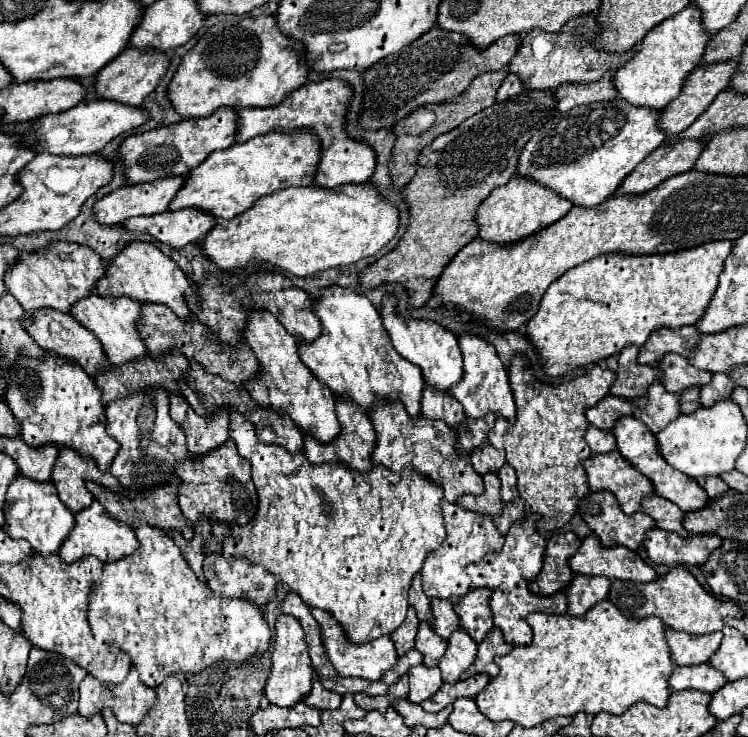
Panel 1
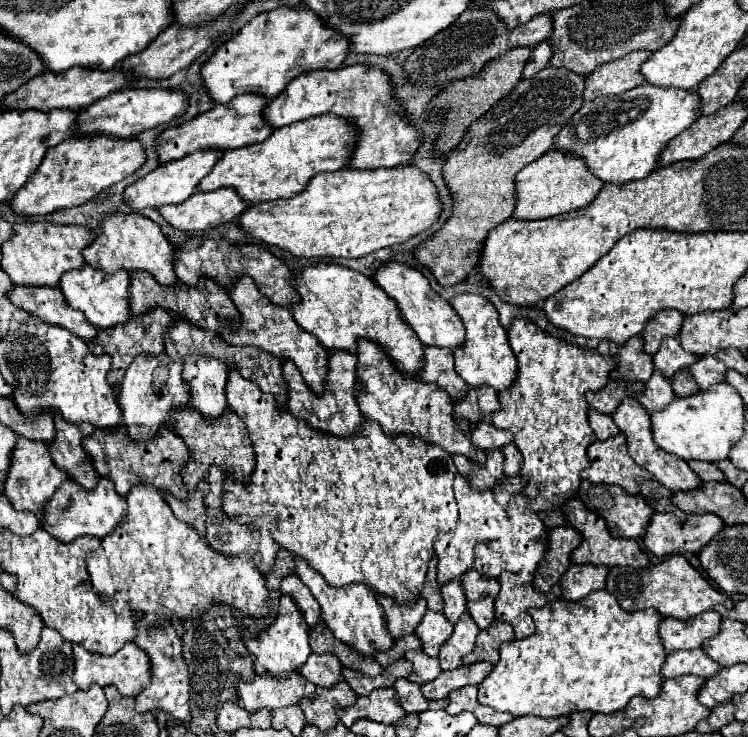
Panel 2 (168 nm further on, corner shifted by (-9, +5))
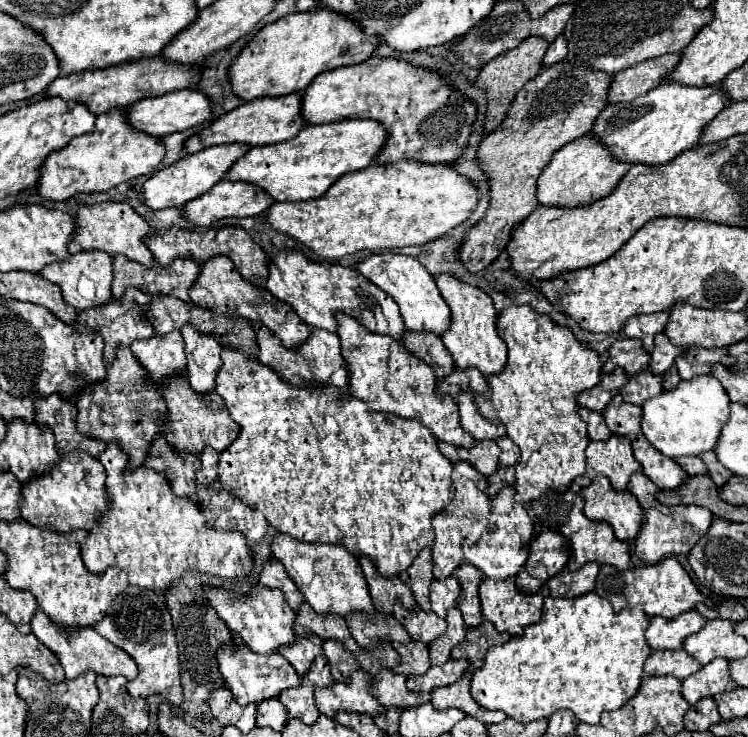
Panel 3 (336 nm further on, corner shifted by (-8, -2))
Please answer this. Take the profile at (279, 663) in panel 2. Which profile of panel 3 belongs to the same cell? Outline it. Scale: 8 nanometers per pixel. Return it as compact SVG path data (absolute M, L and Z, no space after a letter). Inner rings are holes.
M204 585L204 597L216 609L220 619L224 619L224 623L234 633L234 637L238 641L246 643L254 653L272 655L278 651L280 645L290 645L296 639L294 629L292 629L296 613L284 601L284 593L278 589L268 589L262 585L256 585L256 587L252 587L250 593L242 595L242 593L224 589L224 587Z

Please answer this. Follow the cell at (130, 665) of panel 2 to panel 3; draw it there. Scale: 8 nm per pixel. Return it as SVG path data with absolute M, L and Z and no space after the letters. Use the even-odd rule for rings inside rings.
M36 609L36 613L32 615L30 627L32 627L32 633L58 657L60 665L66 671L66 677L78 677L80 673L84 673L88 669L98 675L124 675L126 679L134 679L138 675L138 665L134 663L134 659L120 647L116 647L110 641L106 641L104 637L100 637L94 629L76 629L76 633L72 633L72 637L64 637L64 633L60 633L56 629L56 625L52 625L52 621L48 621L48 617L44 617L44 613L40 613L40 609Z

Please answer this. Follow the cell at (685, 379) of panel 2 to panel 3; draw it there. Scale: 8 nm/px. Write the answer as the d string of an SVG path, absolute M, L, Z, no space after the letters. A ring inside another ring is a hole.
M672 365L672 369L668 369L668 373L662 375L662 387L674 389L678 383L680 383L680 375L678 375L678 369Z

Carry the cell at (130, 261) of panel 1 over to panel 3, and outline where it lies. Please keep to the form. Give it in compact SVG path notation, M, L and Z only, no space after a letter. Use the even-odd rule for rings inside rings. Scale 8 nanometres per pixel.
M106 201L100 205L78 205L78 215L76 215L74 225L76 225L76 237L72 237L72 241L68 245L70 253L80 253L80 251L88 251L88 249L102 249L110 255L124 253L128 259L132 259L144 267L152 267L156 263L144 243L144 237L150 233L150 227L126 203L122 205L122 203Z

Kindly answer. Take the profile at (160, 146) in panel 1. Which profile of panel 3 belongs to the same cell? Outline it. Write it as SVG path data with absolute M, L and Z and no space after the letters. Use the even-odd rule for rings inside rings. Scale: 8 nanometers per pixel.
M290 93L284 97L262 97L262 99L248 101L230 113L220 115L198 135L192 135L186 141L186 153L198 153L206 147L222 145L222 143L248 143L252 147L282 143L282 141L292 139L304 127L306 127L306 121L302 119L302 95L300 93Z

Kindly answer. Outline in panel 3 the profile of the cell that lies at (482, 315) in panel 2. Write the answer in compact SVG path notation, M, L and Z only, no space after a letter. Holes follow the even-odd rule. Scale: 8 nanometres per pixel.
M440 273L434 279L436 279L436 285L438 285L444 301L448 303L450 315L452 315L450 327L444 331L442 341L444 341L446 349L450 351L454 365L460 369L476 367L486 377L500 373L506 365L506 345L496 331L496 315L498 313L494 309L490 295L474 285L468 285L460 279L456 279L450 273Z

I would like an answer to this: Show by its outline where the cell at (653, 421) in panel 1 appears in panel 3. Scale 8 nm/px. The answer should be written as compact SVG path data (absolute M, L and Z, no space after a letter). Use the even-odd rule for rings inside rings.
M644 369L632 377L628 377L628 383L620 389L626 403L642 405L646 399L658 395L662 391L662 377L654 375L650 369Z

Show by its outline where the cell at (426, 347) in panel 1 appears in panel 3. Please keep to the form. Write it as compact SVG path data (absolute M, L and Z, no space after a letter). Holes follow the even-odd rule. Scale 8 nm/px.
M378 253L368 255L366 259L356 263L356 269L368 277L372 283L376 283L382 291L386 291L400 307L402 319L406 329L428 329L436 335L442 335L444 329L450 325L450 307L442 299L434 277L426 271L424 265L420 265L418 259L410 255L396 255L396 253Z

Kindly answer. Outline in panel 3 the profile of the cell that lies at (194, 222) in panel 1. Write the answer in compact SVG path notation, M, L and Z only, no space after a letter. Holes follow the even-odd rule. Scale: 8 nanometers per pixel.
M222 179L208 193L188 201L182 209L184 209L184 217L190 221L190 225L210 227L212 223L216 223L216 221L220 221L224 217L252 217L252 215L260 215L260 213L268 211L272 203L274 203L274 199L264 189L260 189L260 187L252 185L252 183Z

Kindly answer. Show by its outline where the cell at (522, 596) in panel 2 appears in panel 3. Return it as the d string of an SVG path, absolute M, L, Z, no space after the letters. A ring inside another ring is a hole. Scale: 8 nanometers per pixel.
M484 577L480 587L478 587L478 597L480 597L480 605L482 605L482 617L486 621L490 621L500 633L506 631L510 635L522 635L526 625L532 625L540 619L542 615L542 601L548 595L548 587L542 585L540 593L534 595L524 595L516 589L514 585L514 577L508 579L490 579Z

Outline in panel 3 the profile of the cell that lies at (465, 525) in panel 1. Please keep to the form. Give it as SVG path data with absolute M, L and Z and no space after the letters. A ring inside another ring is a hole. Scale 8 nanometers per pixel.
M456 461L454 463L454 473L452 473L452 501L444 513L438 513L432 517L432 529L436 533L434 545L432 545L432 565L434 565L434 577L436 579L446 579L452 575L452 571L464 563L464 545L474 545L476 539L484 531L492 527L490 521L490 497L486 493L486 477L482 473L476 473L468 461Z

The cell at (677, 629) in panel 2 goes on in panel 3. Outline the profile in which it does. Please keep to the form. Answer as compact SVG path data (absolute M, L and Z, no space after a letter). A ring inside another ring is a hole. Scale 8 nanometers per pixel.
M694 609L688 613L680 613L680 617L674 617L674 619L652 617L646 629L646 641L654 651L656 649L682 649L684 639L700 631L704 623L706 619Z

